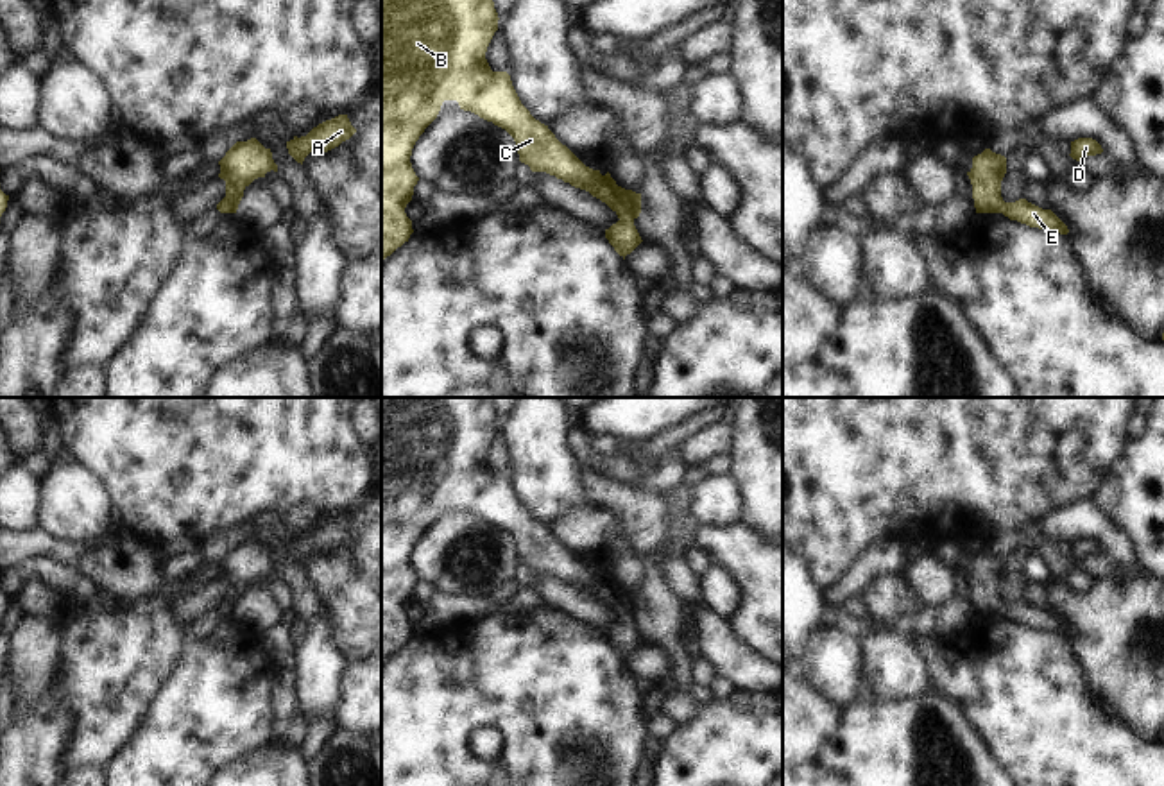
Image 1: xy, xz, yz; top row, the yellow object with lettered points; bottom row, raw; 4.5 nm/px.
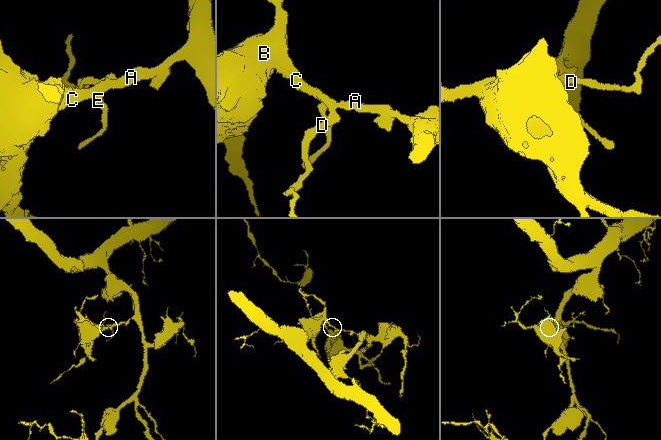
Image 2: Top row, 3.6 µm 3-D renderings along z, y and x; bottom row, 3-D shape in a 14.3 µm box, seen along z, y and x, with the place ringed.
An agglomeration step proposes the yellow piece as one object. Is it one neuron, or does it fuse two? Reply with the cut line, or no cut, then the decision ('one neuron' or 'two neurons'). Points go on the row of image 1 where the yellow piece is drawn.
no cut; one neuron

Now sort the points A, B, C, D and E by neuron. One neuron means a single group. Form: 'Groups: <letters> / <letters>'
Groups: A B C D E.

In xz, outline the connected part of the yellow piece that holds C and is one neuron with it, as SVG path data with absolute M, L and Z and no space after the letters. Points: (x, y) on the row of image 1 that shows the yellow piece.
M381 0L381 260L414 233L405 213L419 181L410 156L444 100L457 100L460 109L505 129L516 141L519 161L532 172L555 175L605 202L620 218L605 229L605 238L625 260L643 242L634 226L641 213L641 193L618 186L609 172L602 175L586 167L521 104L510 75L491 70L485 52L498 20L492 0Z

